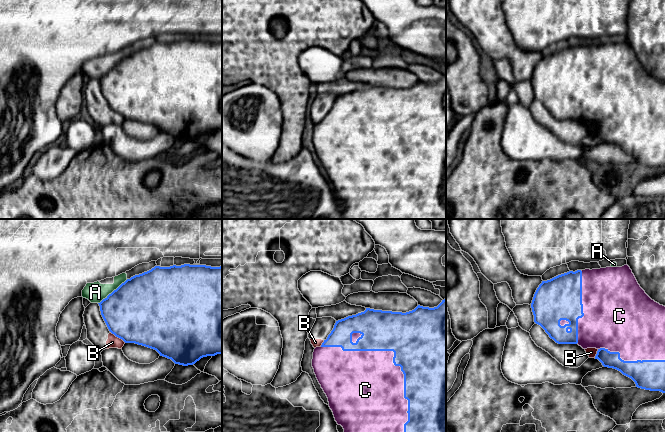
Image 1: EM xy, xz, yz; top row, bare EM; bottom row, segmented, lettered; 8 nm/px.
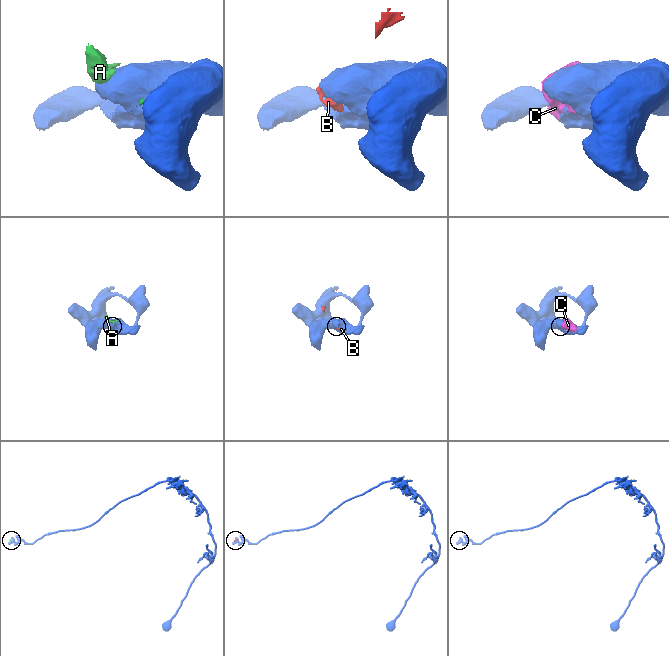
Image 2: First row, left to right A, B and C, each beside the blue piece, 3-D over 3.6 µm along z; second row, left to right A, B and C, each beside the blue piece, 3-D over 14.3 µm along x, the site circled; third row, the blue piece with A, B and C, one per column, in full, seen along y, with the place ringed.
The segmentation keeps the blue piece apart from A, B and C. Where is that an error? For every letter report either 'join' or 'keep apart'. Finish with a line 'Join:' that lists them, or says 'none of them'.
A: keep apart
B: keep apart
C: join
Join: C

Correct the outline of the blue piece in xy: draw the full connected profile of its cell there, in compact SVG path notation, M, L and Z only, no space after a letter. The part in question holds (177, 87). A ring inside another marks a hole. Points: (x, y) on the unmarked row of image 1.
M155 42L127 55L98 80L112 110L125 119L154 125L160 132L171 135L175 140L193 141L203 133L222 130L222 42Z

